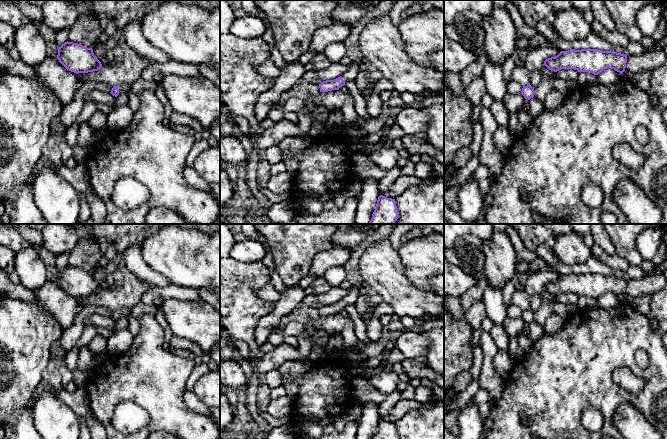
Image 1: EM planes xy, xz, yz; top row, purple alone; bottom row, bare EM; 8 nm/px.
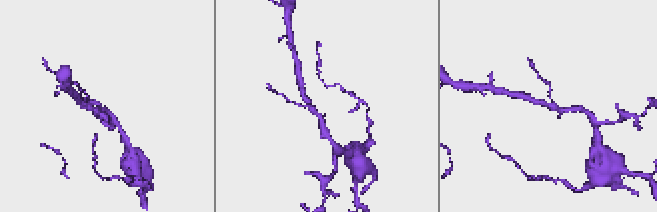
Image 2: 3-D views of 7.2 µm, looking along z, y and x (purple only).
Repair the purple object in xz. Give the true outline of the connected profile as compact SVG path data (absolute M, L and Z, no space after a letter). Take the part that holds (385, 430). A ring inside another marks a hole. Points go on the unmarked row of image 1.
M380 419L372 439L398 439L395 423Z

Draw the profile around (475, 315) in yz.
M480 299L475 301L470 306L464 317L473 331L479 330L481 328L483 320L487 318L483 300Z

